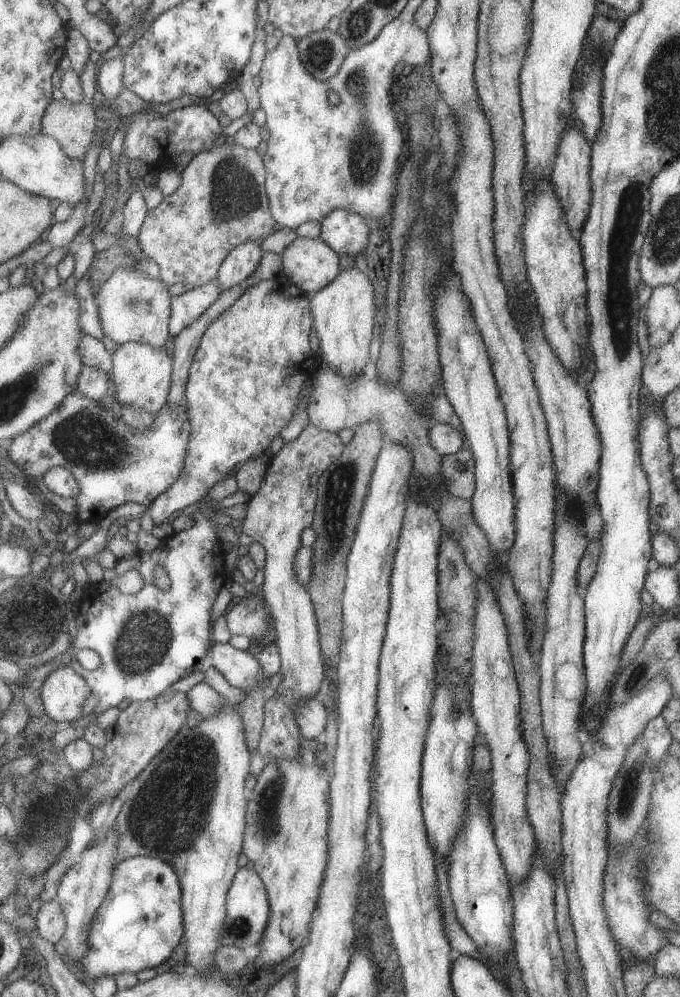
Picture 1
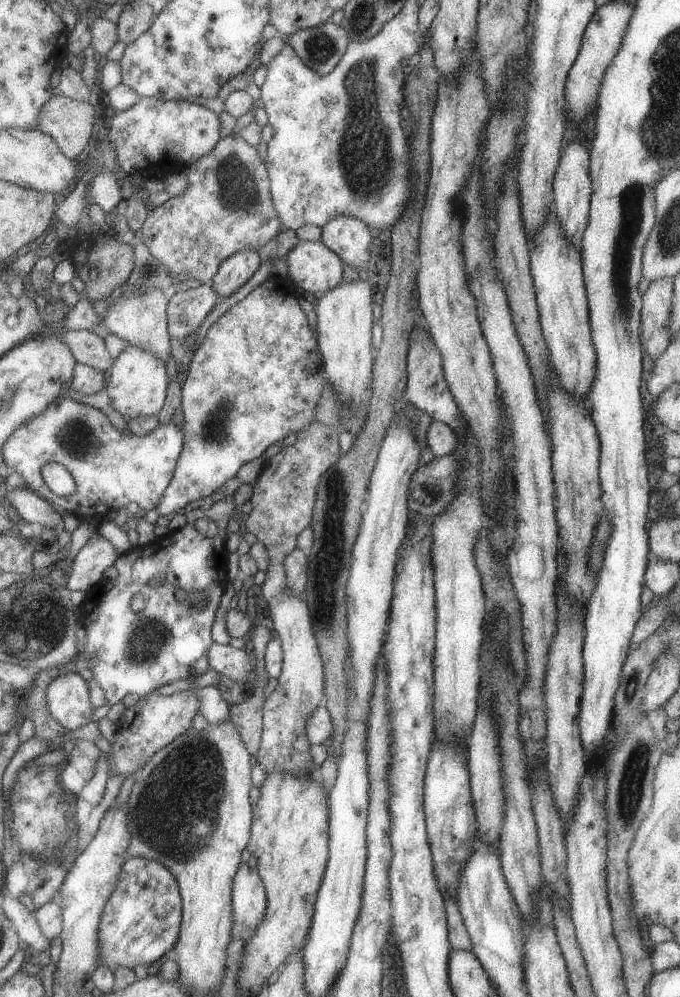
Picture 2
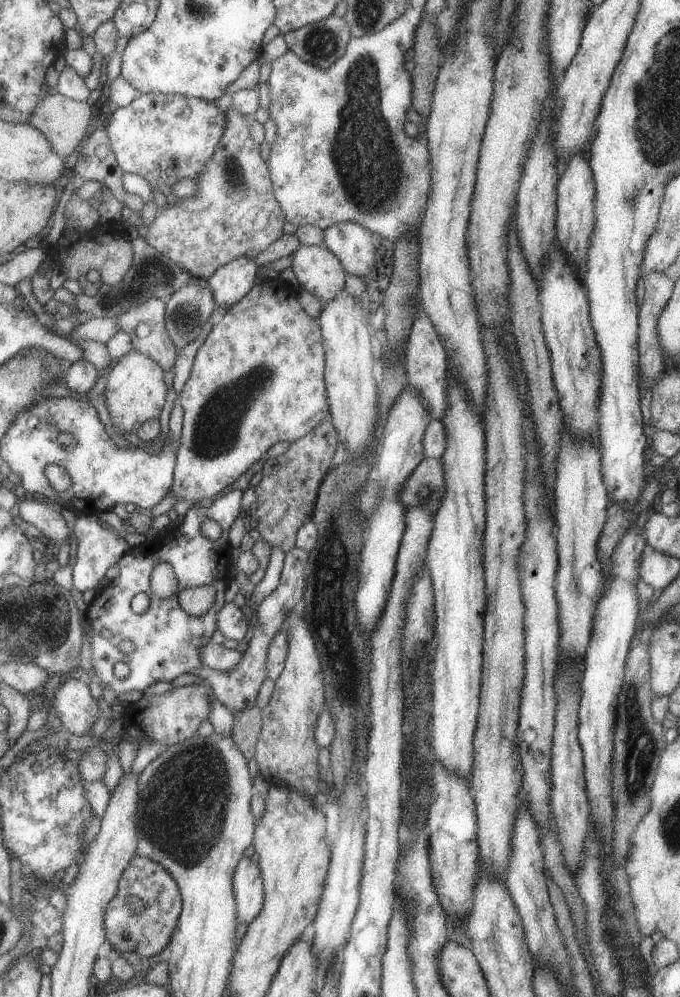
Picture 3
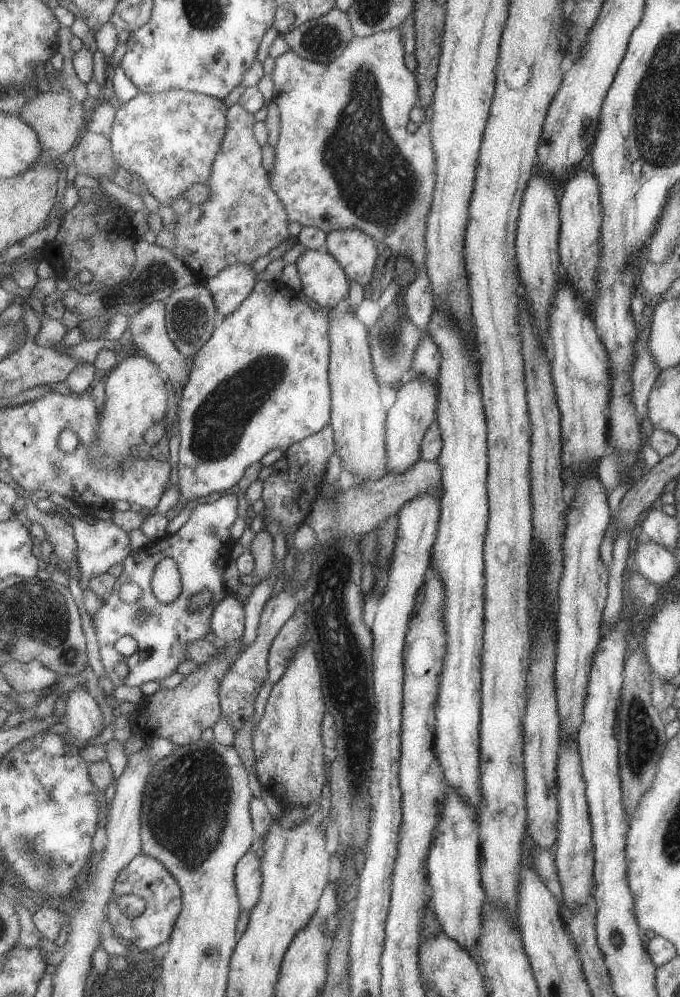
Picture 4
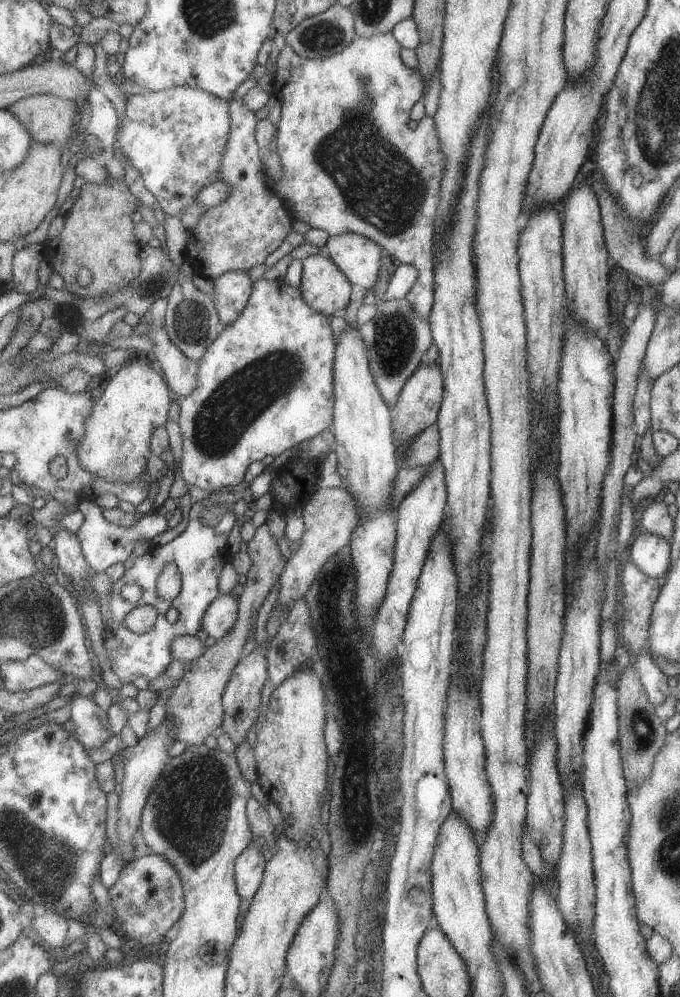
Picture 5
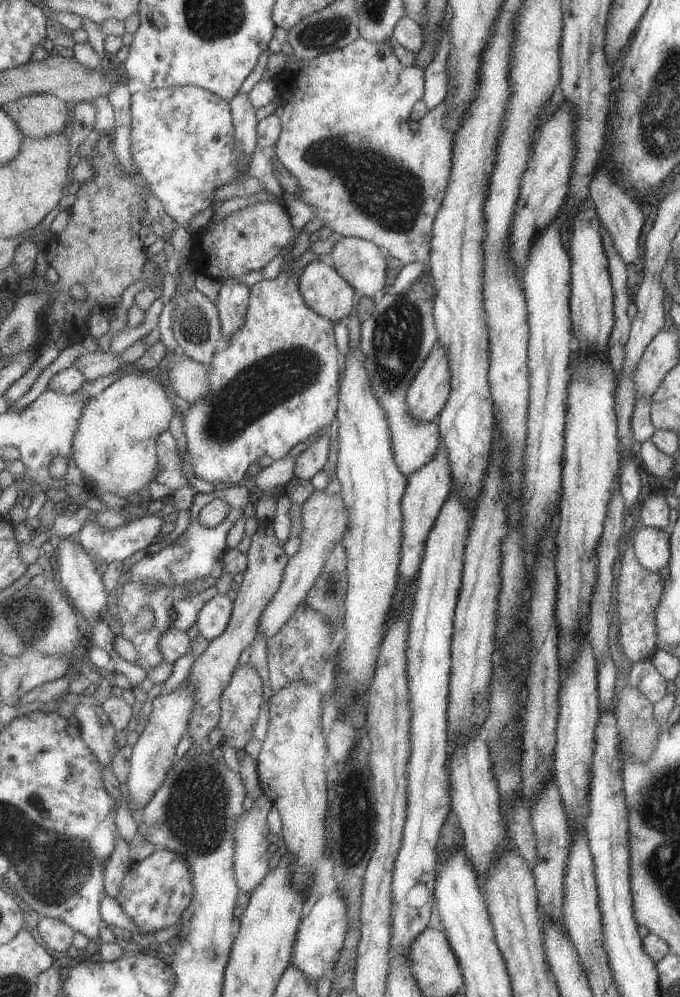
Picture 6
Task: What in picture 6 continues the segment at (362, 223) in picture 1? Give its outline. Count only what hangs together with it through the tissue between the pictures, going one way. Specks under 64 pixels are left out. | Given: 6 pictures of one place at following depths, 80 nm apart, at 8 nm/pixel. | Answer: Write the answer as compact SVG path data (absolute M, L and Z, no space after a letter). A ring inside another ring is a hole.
M342 237L331 249L334 269L353 290L377 298L385 286L384 251L373 242Z

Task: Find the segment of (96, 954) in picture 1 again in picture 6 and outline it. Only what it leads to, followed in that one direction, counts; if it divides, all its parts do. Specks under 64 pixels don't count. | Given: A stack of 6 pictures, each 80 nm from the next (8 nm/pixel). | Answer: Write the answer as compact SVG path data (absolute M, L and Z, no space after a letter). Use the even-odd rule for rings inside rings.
M155 848L141 861L134 861L124 874L115 900L142 932L175 926L192 899L191 873L187 861L172 850Z

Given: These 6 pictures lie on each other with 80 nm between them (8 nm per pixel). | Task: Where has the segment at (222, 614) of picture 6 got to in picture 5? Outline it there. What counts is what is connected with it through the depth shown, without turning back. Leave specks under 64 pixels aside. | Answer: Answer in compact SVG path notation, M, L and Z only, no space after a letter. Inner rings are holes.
M231 593L218 594L203 611L200 628L206 636L219 640L232 629L237 614L236 596Z

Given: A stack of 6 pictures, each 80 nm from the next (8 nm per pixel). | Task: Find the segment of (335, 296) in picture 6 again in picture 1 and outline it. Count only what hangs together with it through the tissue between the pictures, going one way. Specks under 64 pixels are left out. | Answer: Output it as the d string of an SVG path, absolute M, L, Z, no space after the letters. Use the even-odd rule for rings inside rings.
M297 237L280 256L281 273L309 295L334 280L340 268L337 254L319 238Z

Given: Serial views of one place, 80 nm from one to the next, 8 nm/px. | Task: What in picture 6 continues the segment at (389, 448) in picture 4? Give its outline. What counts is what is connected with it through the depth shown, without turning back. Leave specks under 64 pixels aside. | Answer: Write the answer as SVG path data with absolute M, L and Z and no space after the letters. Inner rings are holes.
M437 342L408 384L405 414L418 421L436 422L450 393L449 379L448 358Z

